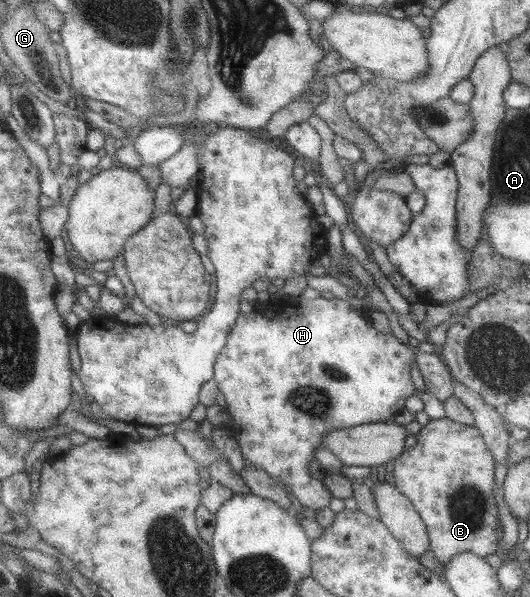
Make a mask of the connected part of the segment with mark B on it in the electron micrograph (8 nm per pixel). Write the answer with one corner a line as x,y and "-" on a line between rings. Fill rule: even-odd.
447,416
429,419
428,423
418,431
420,437
408,450
403,450
393,459
393,485
402,493
425,524
429,550
441,564
457,553
473,553
477,557
485,557
498,549
502,535
499,521
499,510
492,496
493,456
486,448
479,430
451,421

